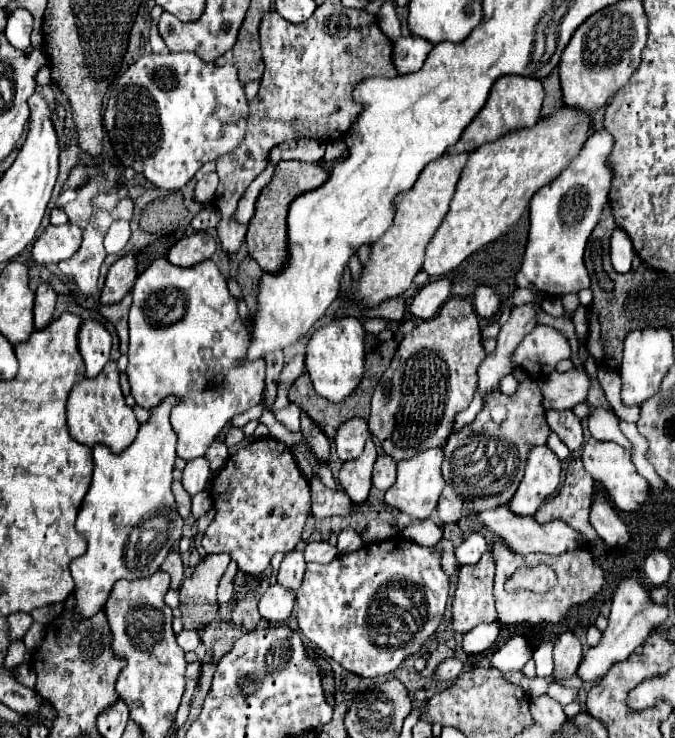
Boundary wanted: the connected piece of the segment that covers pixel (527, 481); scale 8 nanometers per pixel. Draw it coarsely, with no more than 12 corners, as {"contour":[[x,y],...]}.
{"contour":[[533,446],[525,476],[509,502],[533,516],[559,486],[561,462],[547,446]]}

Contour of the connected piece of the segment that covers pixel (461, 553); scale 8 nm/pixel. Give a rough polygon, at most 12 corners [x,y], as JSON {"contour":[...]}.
{"contour":[[471,534],[457,546],[461,564],[477,564],[487,550],[483,534]]}

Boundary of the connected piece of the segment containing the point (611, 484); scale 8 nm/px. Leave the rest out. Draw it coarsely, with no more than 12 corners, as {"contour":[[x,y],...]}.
{"contour":[[591,438],[581,460],[619,510],[647,500],[629,452]]}

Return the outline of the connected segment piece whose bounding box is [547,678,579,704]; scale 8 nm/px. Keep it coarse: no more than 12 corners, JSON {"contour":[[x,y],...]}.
{"contour":[[549,678],[547,694],[559,704],[577,702],[579,690],[555,684]]}

